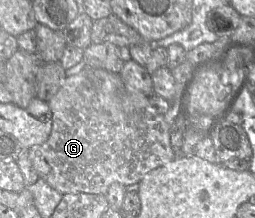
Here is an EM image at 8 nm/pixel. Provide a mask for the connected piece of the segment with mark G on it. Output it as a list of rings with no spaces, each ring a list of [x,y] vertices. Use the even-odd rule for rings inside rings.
[[[86,66],[81,72],[76,75],[67,77],[57,91],[57,93],[48,101],[52,111],[52,129],[49,138],[46,142],[38,146],[32,146],[28,149],[28,156],[38,176],[47,182],[53,189],[61,194],[71,193],[89,193],[89,194],[105,194],[109,186],[114,183],[120,183],[128,186],[138,183],[150,171],[168,164],[175,158],[175,152],[170,143],[170,127],[164,116],[159,113],[150,103],[150,96],[146,96],[142,92],[136,90],[130,85],[126,85],[120,73],[110,72],[101,68],[90,68]]]

